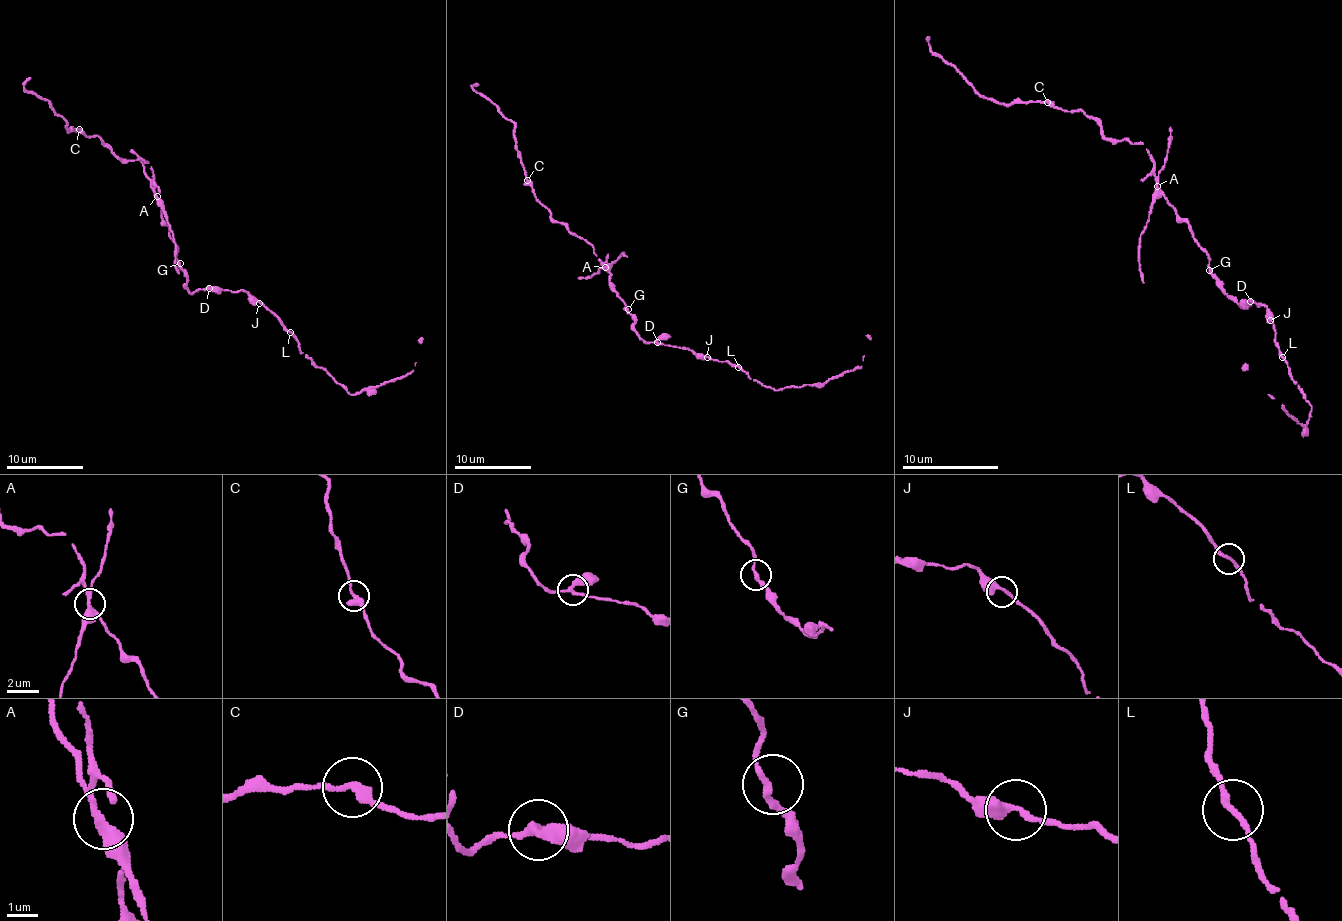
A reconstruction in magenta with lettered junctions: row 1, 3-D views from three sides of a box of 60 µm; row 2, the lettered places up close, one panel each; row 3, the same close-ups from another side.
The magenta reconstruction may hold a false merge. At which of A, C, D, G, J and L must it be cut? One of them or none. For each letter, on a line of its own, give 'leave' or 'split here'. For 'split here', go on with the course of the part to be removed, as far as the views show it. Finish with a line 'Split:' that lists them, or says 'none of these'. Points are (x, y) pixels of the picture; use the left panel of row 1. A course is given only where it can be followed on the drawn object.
A: split here; foreign part runs (157, 196), (157, 203), (173, 236), (175, 269), (178, 272)
C: leave
D: leave
G: leave
J: leave
L: leave
Split: A

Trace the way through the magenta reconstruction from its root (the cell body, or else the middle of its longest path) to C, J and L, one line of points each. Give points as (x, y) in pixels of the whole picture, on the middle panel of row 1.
C: (626, 311), (594, 248), (557, 223), (527, 180)
J: (626, 311), (634, 319), (634, 330), (646, 342), (688, 347), (697, 355), (707, 357)
L: (626, 311), (634, 319), (634, 330), (646, 342), (688, 347), (697, 355), (728, 361), (738, 366)

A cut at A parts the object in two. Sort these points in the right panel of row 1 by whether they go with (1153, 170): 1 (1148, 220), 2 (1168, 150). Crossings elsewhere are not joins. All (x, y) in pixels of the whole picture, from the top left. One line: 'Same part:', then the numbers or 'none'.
Same part: none

